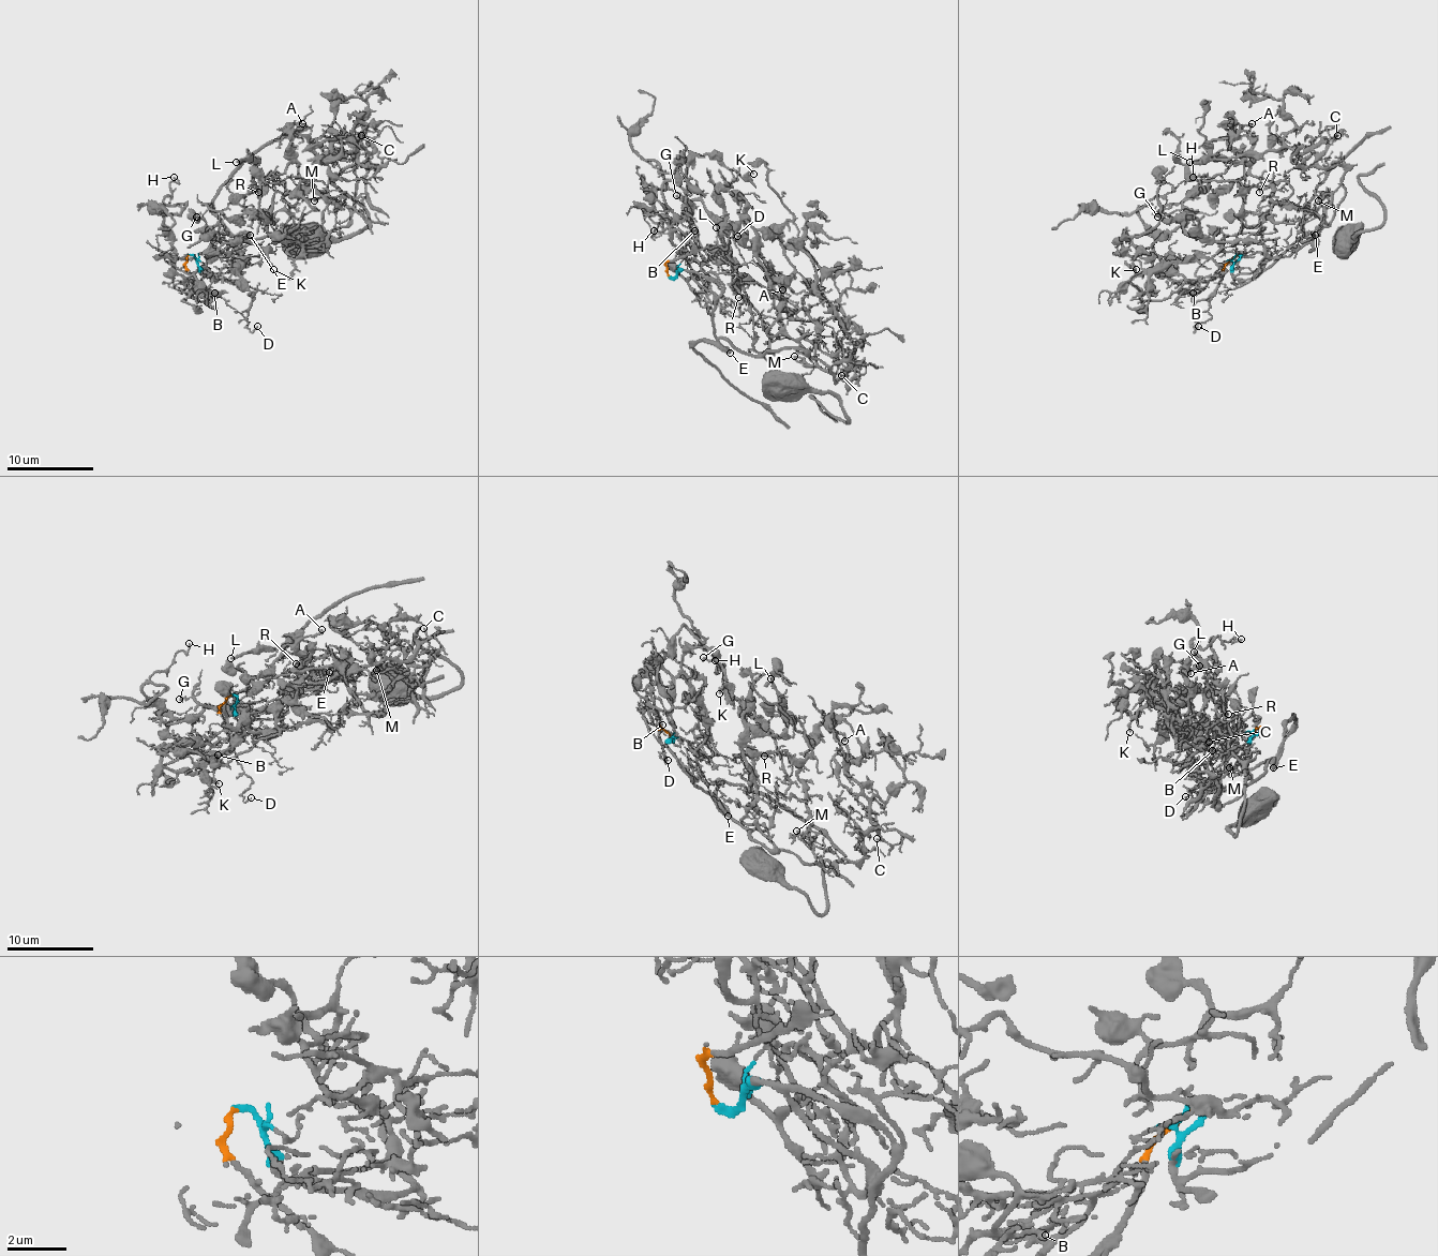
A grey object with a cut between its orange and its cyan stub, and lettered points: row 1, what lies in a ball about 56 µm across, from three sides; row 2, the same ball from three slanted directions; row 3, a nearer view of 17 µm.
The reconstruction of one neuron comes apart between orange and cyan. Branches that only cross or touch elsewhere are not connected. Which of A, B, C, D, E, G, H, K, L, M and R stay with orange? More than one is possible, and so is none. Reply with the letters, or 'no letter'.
B, D, H, K

